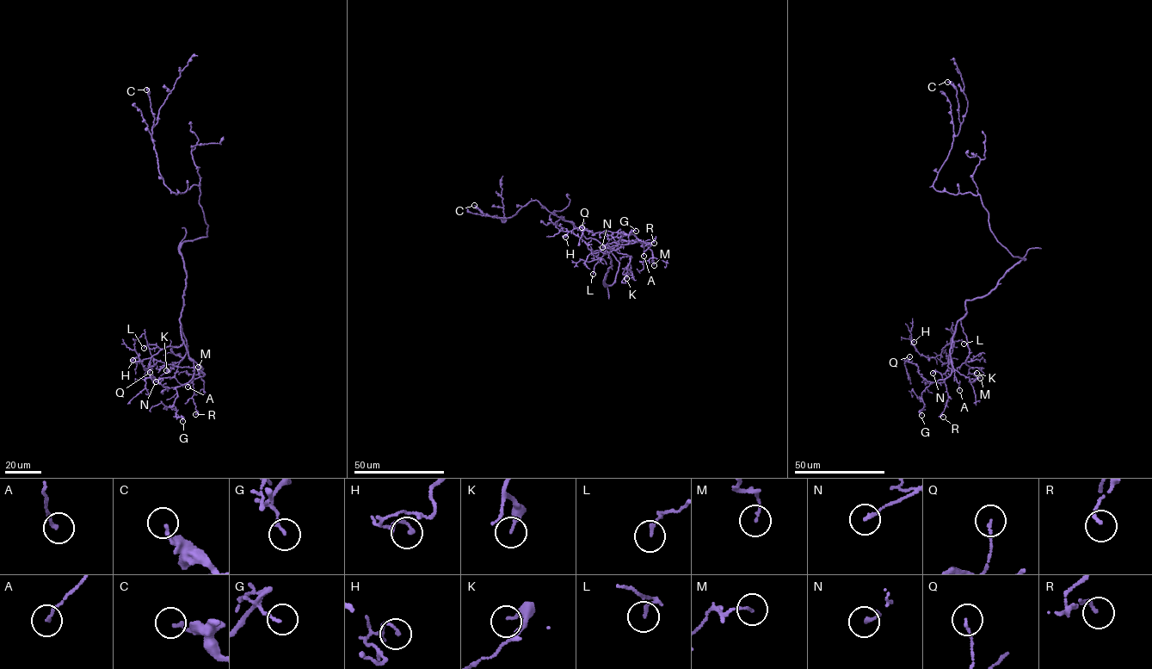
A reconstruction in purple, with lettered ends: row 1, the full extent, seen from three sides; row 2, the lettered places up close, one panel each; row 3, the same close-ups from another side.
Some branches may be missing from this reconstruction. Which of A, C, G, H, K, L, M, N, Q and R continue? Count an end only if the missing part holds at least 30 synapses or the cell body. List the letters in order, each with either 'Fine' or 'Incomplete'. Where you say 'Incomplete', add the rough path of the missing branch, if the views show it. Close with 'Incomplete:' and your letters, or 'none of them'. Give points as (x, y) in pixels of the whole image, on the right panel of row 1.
A: Fine
C: Fine
G: Fine
H: Fine
K: Fine
L: Fine
M: Fine
N: Fine
Q: Fine
R: Fine
Incomplete: none of them

